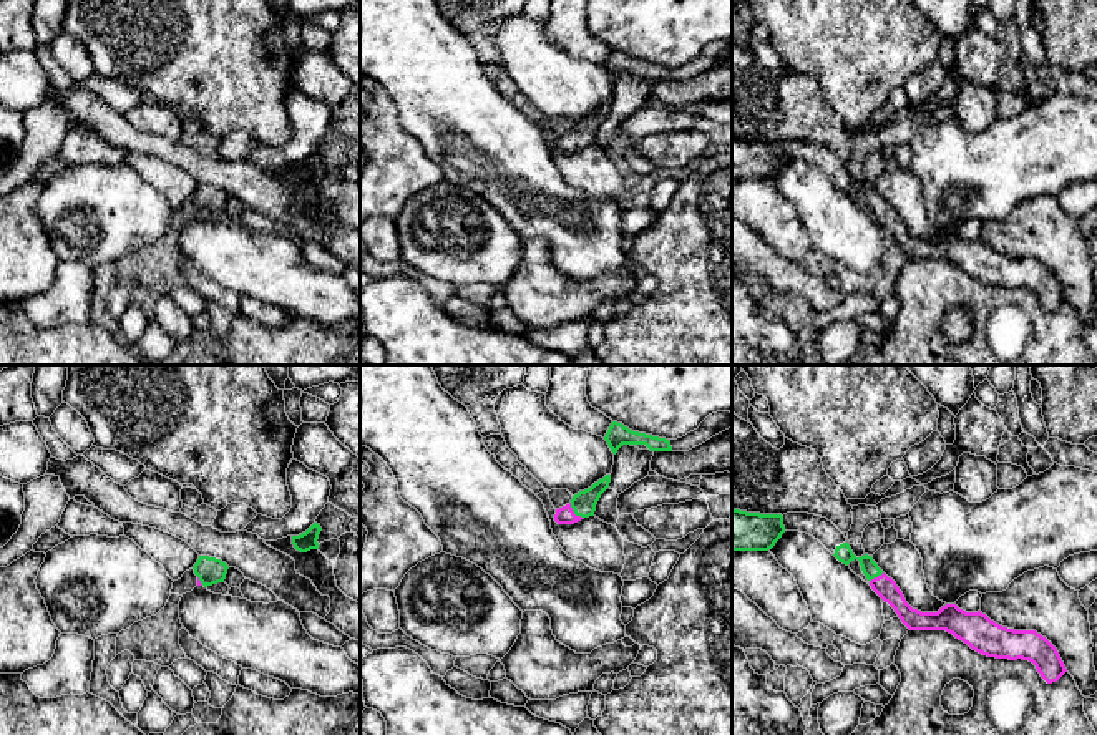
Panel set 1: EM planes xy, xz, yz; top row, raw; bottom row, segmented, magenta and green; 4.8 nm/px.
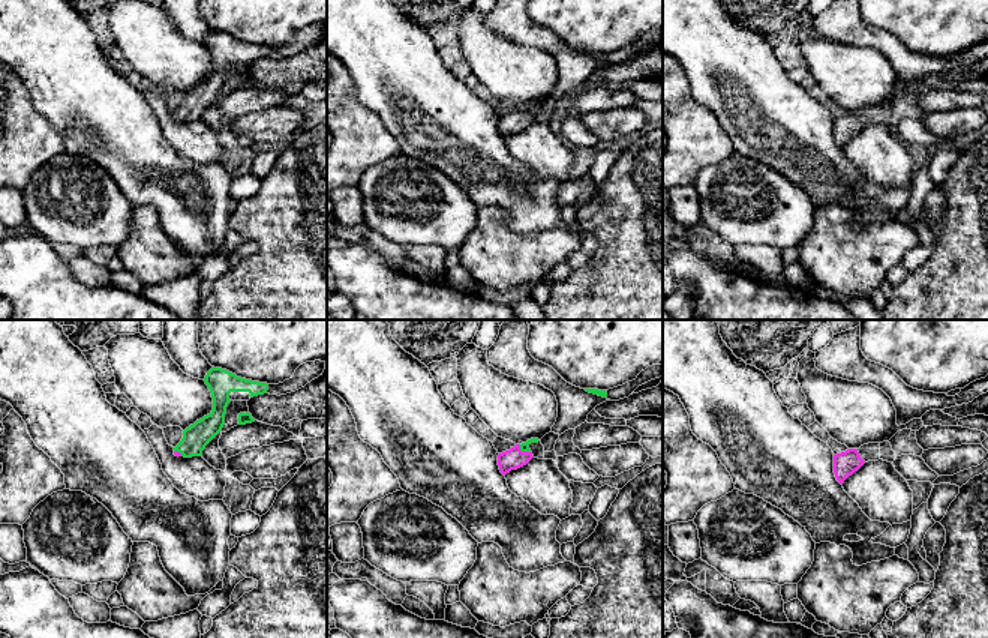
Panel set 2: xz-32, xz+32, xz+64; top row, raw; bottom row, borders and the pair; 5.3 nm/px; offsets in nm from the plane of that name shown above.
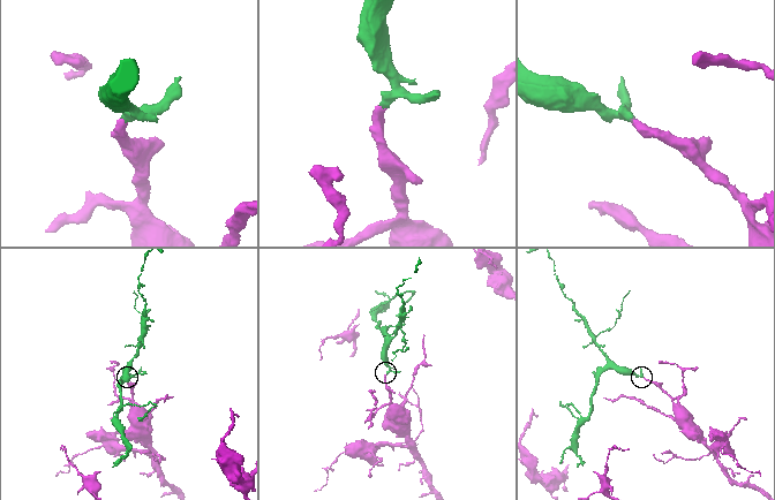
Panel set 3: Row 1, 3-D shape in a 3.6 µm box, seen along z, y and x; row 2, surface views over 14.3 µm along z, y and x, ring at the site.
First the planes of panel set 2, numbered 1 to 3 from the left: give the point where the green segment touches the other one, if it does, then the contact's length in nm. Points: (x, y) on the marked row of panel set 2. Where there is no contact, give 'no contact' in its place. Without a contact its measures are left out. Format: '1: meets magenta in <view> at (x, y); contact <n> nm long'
1: meets magenta in xz-32 at (179, 452); contact 50 nm long
2: meets magenta in xz+32 at (523, 452); contact 80 nm long
3: no contact

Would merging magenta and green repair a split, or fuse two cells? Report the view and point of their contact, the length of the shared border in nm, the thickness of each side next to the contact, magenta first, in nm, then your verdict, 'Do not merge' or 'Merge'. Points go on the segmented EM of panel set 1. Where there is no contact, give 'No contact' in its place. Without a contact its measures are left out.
Touches magenta at xz (573, 513). Shared border 100 nm. Thickness 90 nm (magenta) against 120 nm. Merge

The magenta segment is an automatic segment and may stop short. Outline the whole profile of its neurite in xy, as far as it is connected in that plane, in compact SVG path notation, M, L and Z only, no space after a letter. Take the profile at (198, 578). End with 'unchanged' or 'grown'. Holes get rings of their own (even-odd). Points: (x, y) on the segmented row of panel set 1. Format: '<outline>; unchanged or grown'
M199 556L193 569L197 576L197 586L207 587L217 582L224 582L229 566L221 559Z; grown

